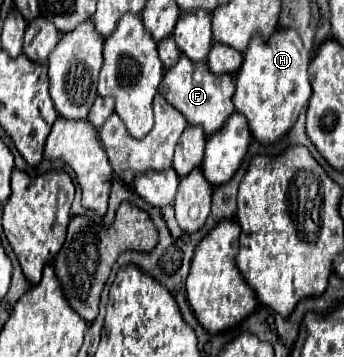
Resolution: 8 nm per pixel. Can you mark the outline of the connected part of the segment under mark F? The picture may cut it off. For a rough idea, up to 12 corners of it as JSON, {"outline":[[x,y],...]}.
{"outline":[[183,53],[159,93],[215,133],[235,111],[233,75]]}

